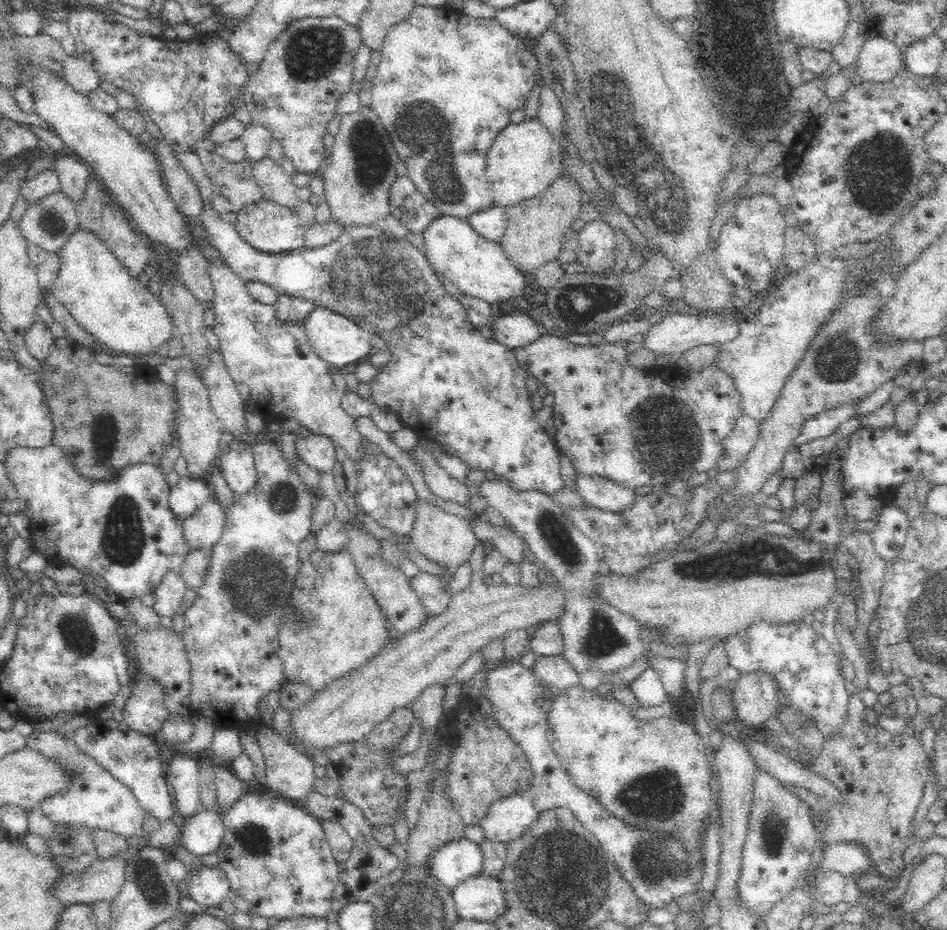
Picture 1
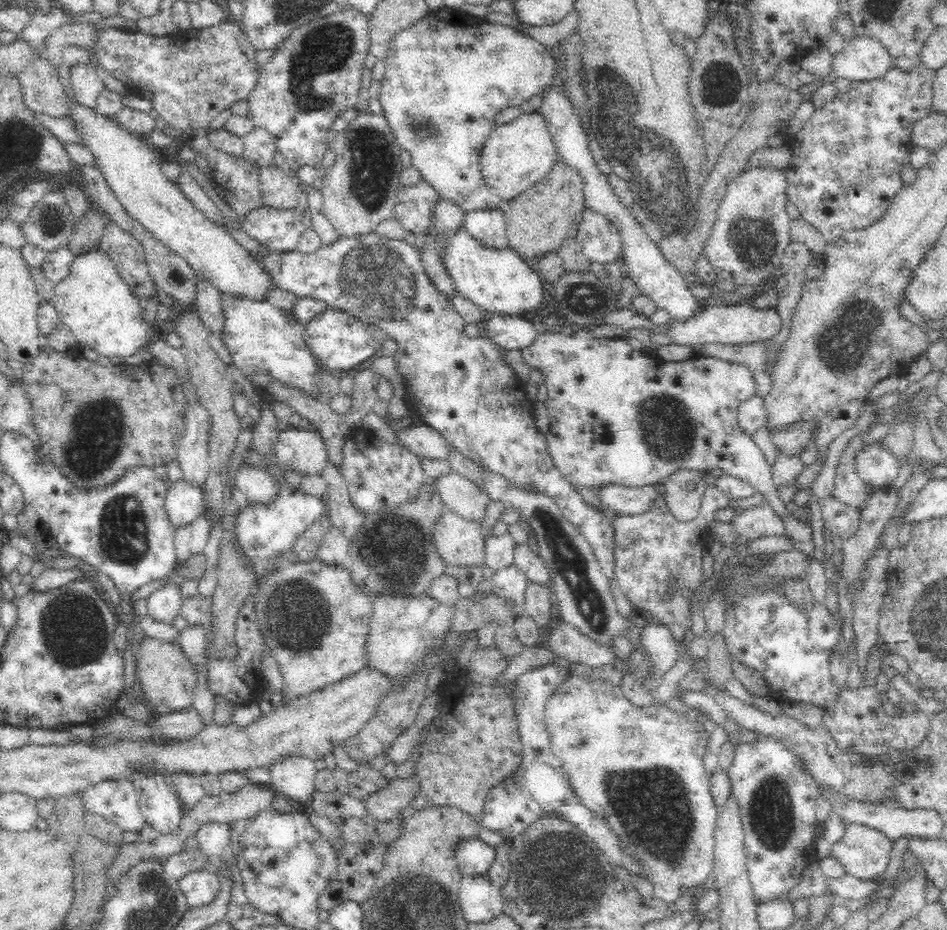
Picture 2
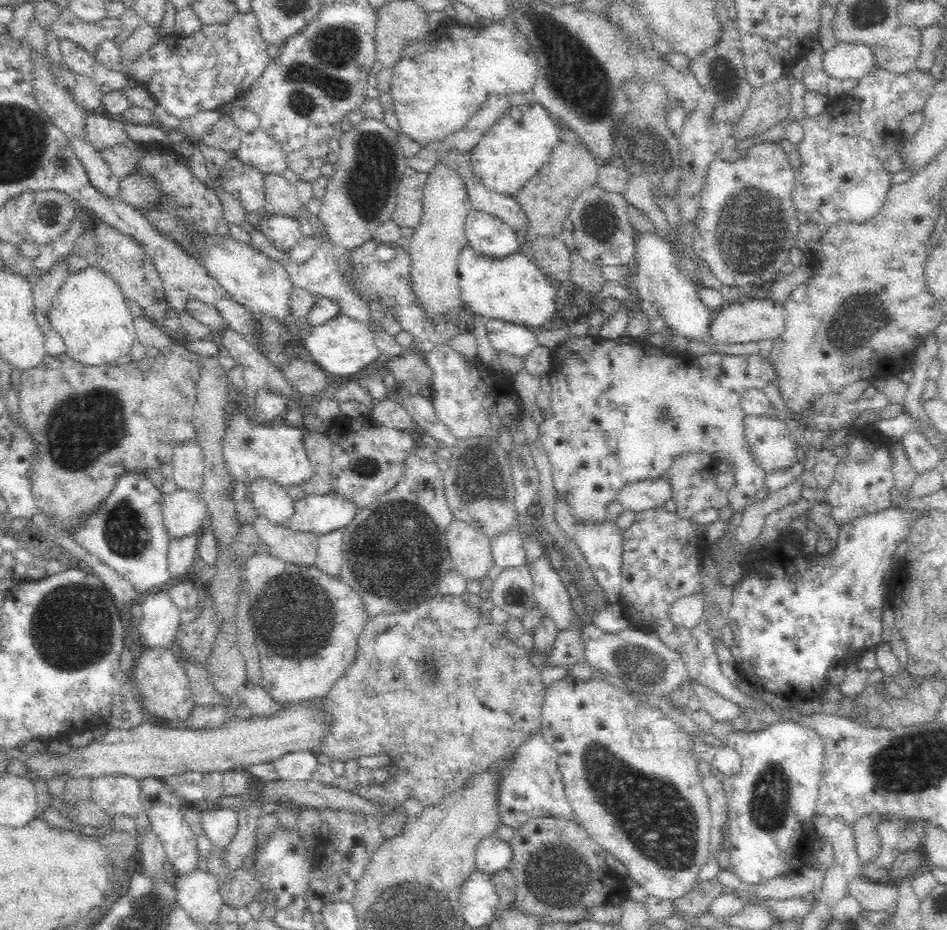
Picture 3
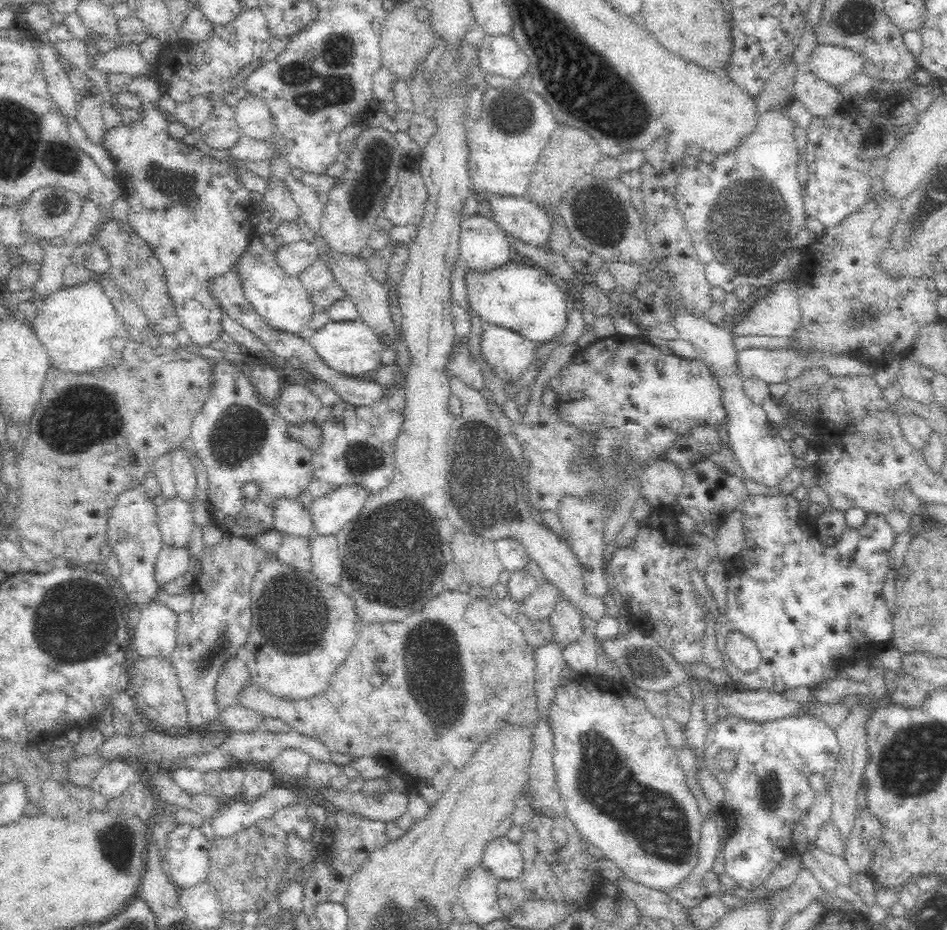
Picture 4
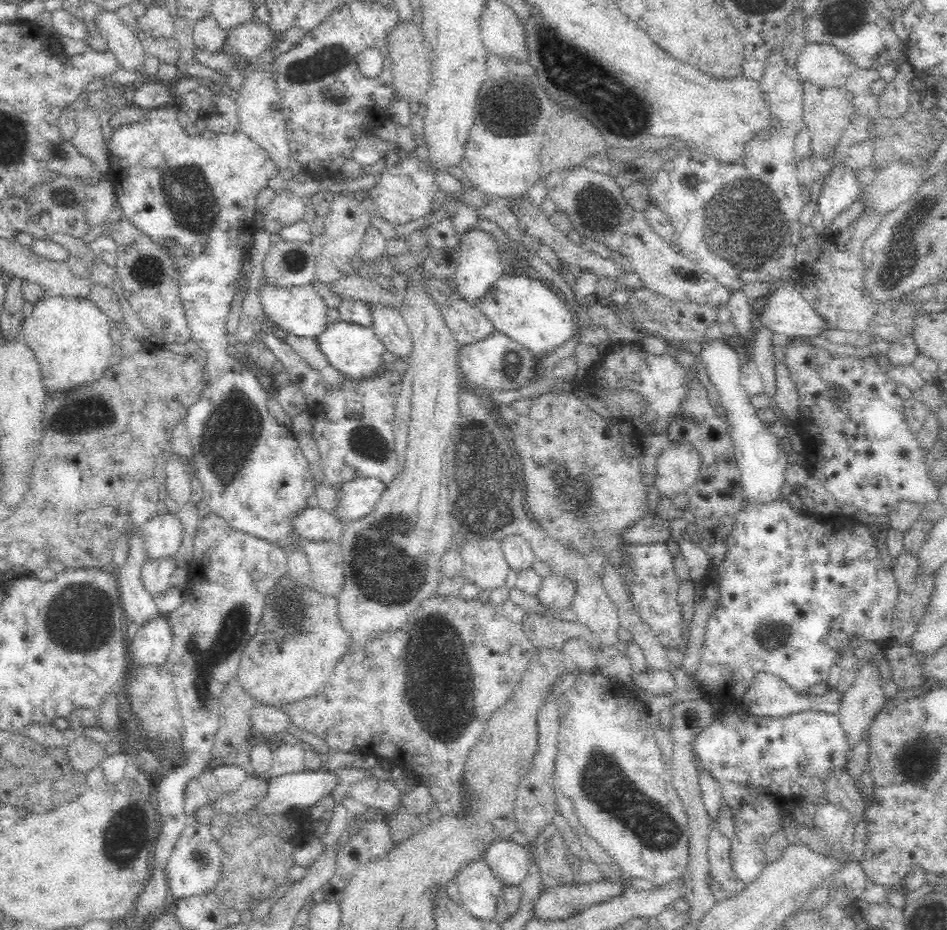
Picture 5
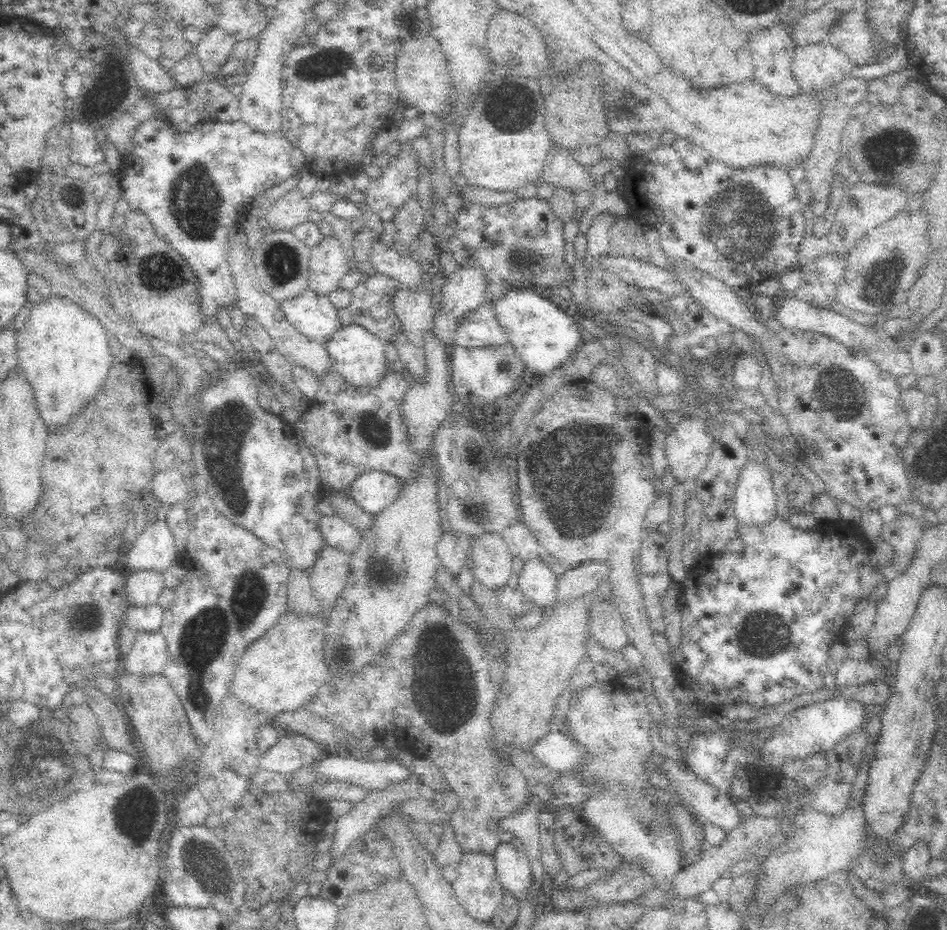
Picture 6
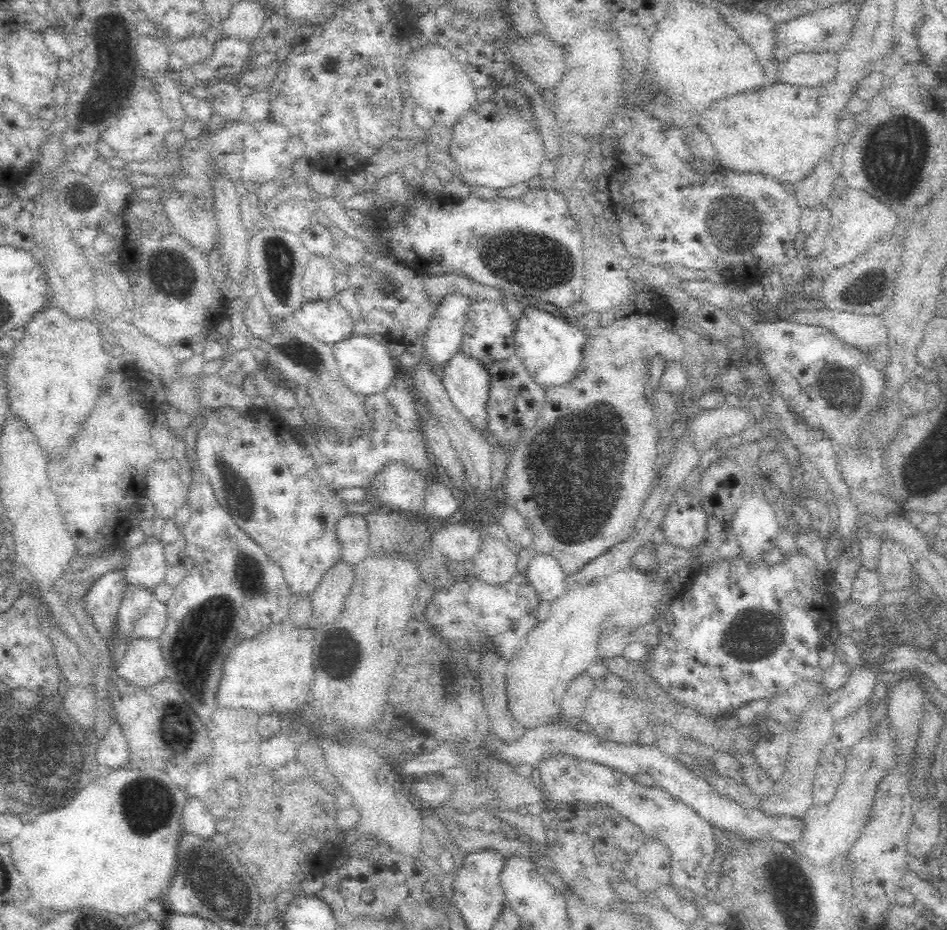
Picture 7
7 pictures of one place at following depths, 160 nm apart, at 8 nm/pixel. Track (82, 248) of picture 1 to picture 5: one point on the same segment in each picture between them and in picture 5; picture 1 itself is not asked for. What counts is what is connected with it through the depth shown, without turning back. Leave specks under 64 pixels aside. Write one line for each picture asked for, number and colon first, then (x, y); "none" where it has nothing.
2: (92, 302)
3: (89, 313)
4: (78, 326)
5: (70, 339)

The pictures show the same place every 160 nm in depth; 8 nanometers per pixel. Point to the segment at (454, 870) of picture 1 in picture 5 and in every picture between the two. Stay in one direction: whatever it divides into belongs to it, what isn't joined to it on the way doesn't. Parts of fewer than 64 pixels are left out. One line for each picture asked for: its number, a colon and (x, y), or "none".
2: (476, 856)
3: (493, 855)
4: (503, 858)
5: (508, 860)

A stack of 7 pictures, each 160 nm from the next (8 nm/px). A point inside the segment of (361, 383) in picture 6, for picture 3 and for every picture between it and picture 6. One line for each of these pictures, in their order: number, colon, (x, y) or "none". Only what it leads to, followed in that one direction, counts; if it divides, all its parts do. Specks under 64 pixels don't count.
3: (342, 346)
4: (352, 348)
5: (356, 352)

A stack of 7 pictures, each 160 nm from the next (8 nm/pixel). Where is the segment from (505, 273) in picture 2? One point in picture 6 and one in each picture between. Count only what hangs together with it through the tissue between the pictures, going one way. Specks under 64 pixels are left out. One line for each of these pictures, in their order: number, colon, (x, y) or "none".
3: (514, 290)
4: (515, 297)
5: (527, 311)
6: (543, 336)

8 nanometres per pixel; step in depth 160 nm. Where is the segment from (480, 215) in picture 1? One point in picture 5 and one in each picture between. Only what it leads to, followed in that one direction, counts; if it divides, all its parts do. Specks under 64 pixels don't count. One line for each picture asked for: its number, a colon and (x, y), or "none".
2: (488, 227)
3: (487, 236)
4: (483, 247)
5: (479, 268)

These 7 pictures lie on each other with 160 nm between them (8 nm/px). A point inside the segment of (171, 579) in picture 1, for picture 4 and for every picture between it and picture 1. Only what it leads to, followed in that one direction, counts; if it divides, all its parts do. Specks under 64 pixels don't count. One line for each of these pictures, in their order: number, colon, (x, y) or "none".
2: (163, 604)
3: (161, 619)
4: (154, 636)

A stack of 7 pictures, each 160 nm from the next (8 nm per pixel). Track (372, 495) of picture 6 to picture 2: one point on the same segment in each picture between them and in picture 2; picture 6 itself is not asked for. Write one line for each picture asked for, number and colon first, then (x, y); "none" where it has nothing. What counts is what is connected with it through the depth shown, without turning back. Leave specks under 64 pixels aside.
2: (261, 531)
3: (318, 514)
4: (340, 506)
5: (359, 497)

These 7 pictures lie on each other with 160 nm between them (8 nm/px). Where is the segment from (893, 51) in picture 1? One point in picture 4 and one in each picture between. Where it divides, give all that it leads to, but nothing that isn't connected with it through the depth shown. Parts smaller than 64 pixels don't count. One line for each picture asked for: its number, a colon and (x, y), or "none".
2: (862, 58)
3: (845, 61)
4: (836, 65)

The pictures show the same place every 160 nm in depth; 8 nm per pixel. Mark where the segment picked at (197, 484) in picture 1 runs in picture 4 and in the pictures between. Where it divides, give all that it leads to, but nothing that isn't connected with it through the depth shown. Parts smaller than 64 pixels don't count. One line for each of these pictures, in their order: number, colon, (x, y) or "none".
2: (184, 503)
3: (184, 513)
4: (174, 518)

